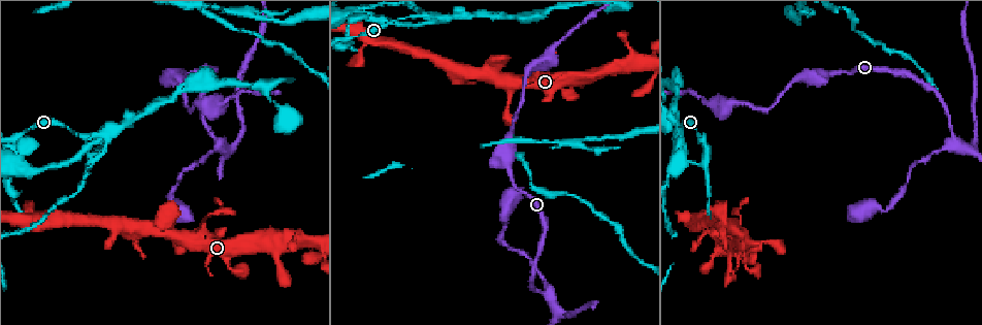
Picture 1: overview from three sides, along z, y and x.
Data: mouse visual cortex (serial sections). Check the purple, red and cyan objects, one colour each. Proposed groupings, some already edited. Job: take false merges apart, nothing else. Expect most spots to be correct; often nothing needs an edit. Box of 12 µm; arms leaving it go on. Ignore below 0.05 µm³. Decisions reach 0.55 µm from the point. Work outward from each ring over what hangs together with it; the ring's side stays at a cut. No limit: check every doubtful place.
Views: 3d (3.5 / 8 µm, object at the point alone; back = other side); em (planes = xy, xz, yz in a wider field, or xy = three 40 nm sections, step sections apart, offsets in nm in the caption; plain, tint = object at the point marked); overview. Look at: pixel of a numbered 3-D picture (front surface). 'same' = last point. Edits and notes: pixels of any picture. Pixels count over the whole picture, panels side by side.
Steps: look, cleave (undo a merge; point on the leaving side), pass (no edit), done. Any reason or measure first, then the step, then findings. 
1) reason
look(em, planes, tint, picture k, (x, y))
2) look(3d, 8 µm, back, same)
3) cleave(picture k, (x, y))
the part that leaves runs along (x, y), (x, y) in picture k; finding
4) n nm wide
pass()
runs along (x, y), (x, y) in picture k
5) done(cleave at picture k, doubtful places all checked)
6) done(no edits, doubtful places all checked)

three arms meet
look(3d, 3.5 µm, picture 1, (699, 137))

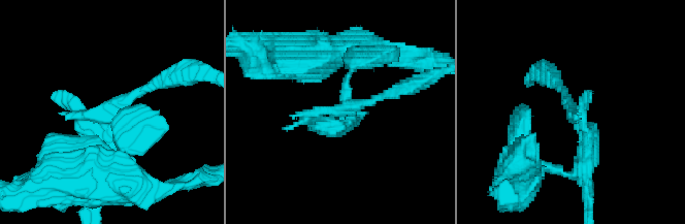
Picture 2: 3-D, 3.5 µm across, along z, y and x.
look(em, planes, tint, picture 2, (352, 108))

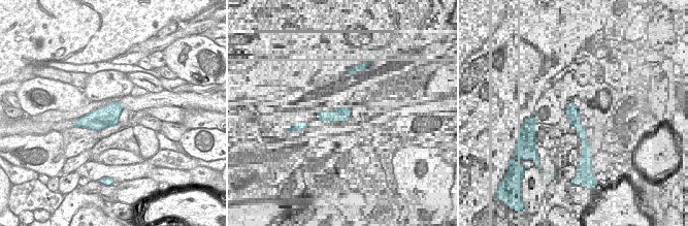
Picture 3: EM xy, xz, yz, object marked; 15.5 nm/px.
pass()
runs along (180, 71), (125, 100), (112, 166) in picture 2; continuous, no second cell

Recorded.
look(3d, 3.5 µm, picture 1, (704, 166))

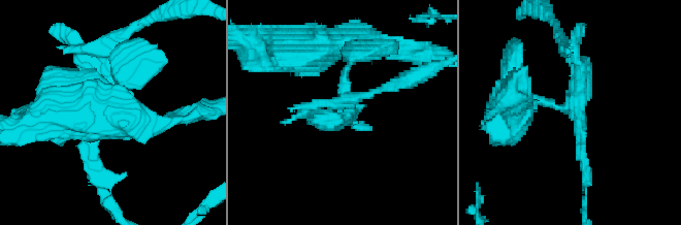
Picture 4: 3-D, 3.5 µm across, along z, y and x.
shape alone is not enough
look(em, xy, step 3, plain, picture 4, (573, 108))

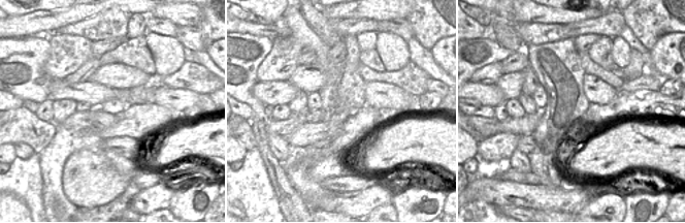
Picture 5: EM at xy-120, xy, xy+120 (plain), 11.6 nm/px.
where the object lies
look(em, xy, step 3, tint, same)

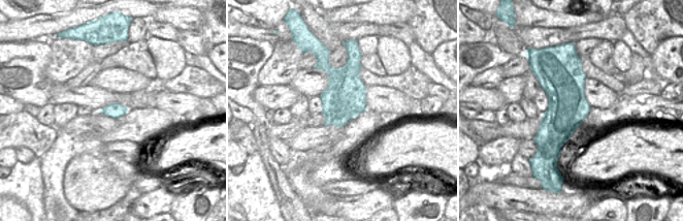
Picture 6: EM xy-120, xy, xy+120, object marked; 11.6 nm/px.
pass()
runs along (349, 103), (338, 119), (342, 93), (355, 53) in picture 4; continuous, no second cell

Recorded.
three arms meet
look(3d, 3.5 µm, picture 1, (23, 153))

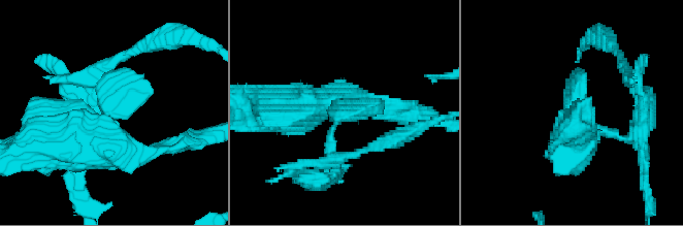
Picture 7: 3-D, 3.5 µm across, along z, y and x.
look(em, xy, step 2, tint, picture 7, (340, 108))

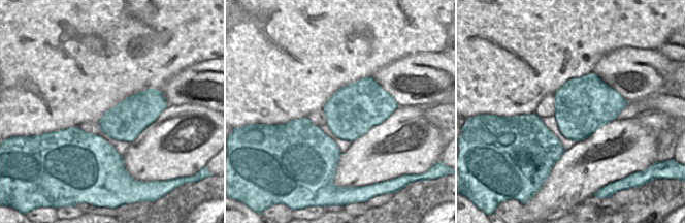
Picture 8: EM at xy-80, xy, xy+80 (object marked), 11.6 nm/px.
600 nm wide
pass()
runs along (328, 165), (340, 102), (293, 104) in picture 7; all the same cell

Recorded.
sharp bend
look(3d, 8 µm, picture 1, (435, 20))

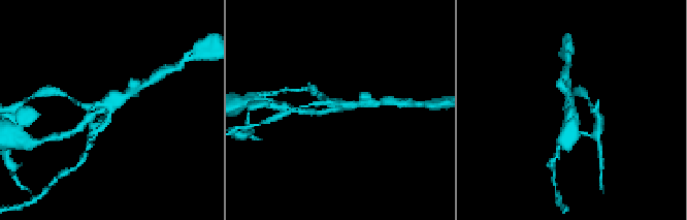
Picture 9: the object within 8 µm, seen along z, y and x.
look(em, xy, step 3, tint, picture 9, (341, 107))

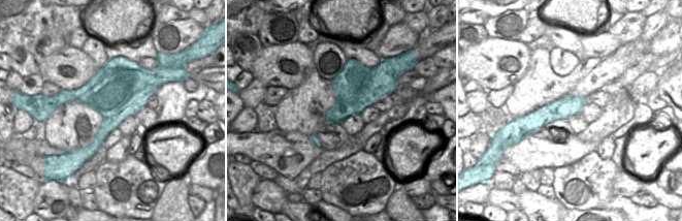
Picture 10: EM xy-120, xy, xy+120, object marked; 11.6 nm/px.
pass()
runs along (583, 100), (543, 116), (529, 116) in picture 10; continuous, no second cell

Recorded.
abrupt turn
look(3d, 3.5 µm, back, picture 1, (544, 295))

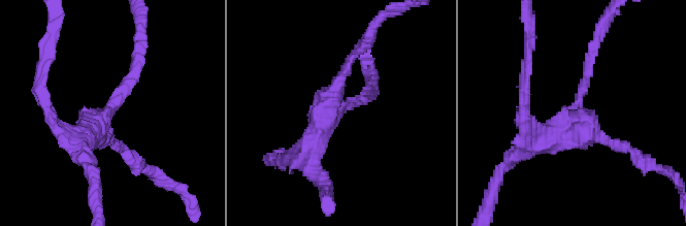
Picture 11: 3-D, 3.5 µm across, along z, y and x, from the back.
3 arms; arms of 150, 150, 400 nm; need the tissue
look(em, planes, tint, picture 11, (107, 113))

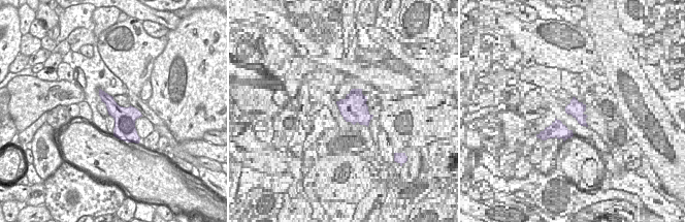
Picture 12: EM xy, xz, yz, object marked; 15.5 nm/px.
pass()
runs along (588, 57), (575, 115), (625, 146) in picture 11; one cell here

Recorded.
done(no edits, doubtful places all checked)

